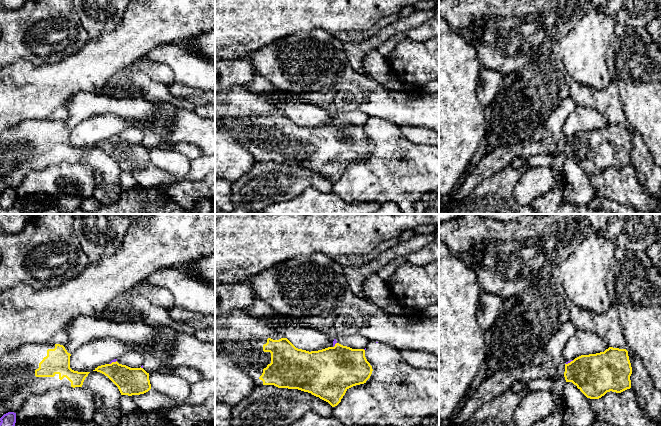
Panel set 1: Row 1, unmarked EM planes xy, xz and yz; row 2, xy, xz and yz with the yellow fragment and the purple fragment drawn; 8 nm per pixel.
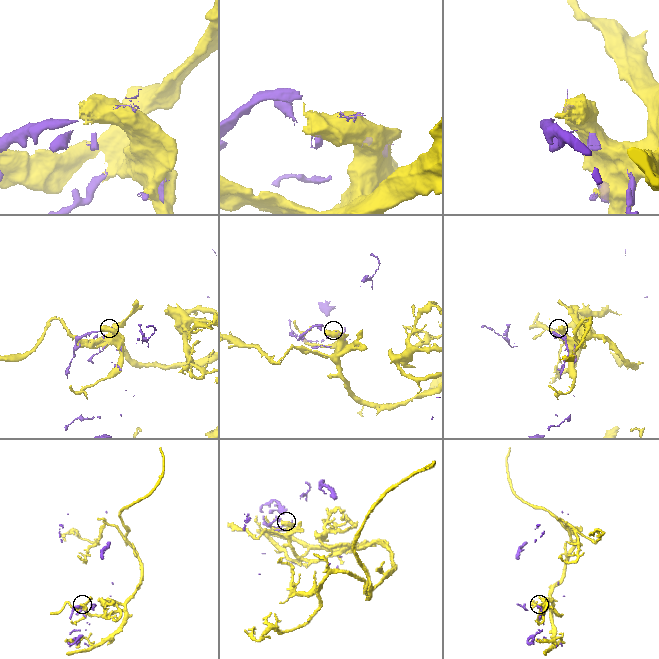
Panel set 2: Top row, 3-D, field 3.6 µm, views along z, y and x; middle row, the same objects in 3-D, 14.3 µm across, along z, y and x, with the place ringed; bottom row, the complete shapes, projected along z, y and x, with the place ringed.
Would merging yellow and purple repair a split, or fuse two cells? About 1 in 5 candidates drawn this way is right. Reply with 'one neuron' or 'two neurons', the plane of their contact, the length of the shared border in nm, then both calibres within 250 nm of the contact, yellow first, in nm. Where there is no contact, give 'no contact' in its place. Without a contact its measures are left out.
two neurons | xy | 70 nm | 220/20 nm

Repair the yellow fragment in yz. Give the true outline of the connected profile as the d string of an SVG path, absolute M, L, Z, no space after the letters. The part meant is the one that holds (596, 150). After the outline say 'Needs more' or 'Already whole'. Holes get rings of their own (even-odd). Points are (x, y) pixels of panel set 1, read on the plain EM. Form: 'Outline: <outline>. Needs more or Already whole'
Outline: M609 123L604 128L581 131L565 140L564 153L590 175L599 175L607 168L621 169L631 164L632 143L626 125Z. Already whole

